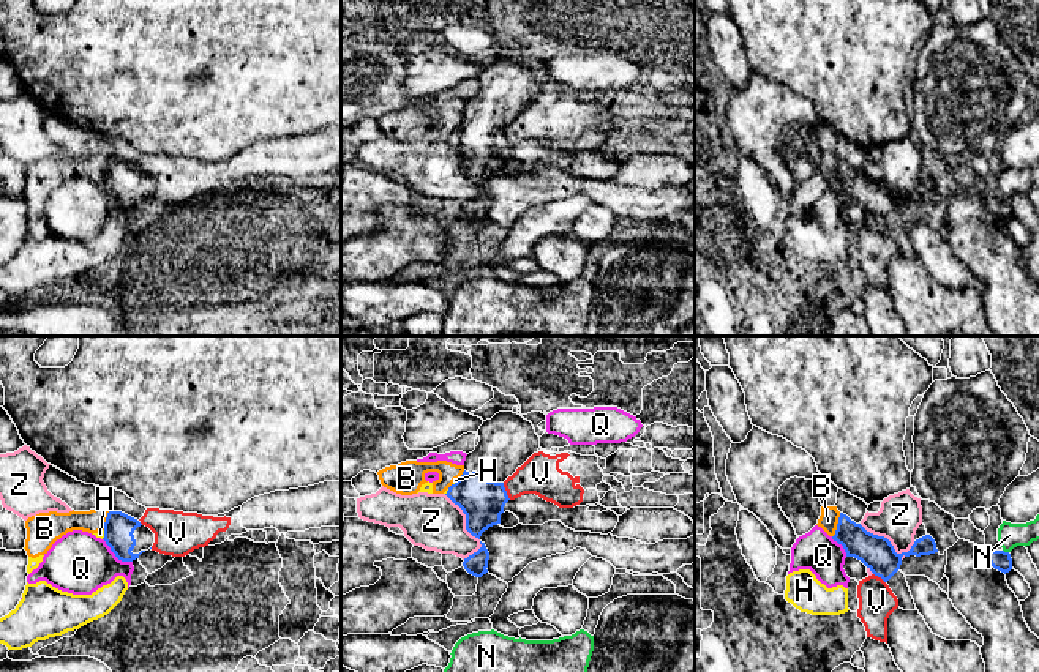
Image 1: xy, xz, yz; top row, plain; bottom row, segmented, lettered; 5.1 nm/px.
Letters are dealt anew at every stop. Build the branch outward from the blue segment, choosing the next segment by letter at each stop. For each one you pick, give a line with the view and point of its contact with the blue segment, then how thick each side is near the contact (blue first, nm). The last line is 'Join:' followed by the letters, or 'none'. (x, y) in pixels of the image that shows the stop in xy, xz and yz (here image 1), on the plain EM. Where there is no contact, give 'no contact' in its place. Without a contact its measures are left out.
Join: none

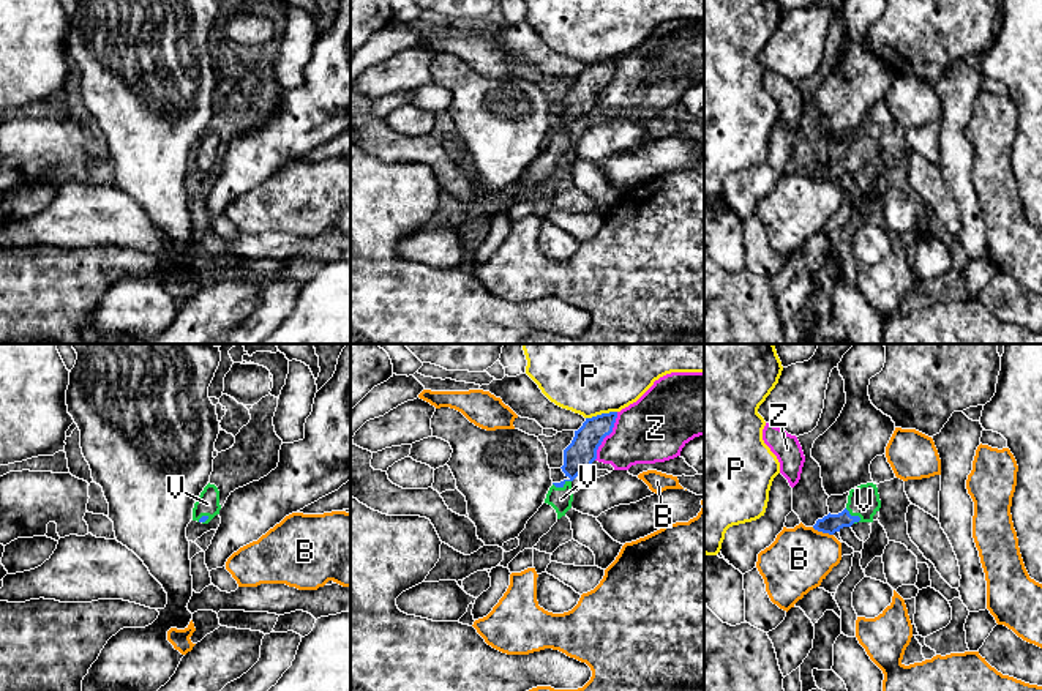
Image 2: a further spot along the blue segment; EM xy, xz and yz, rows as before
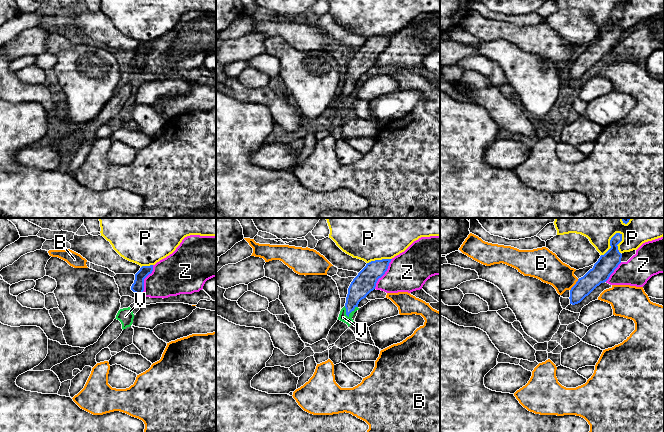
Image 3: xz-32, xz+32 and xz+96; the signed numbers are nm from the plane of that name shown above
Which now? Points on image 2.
V: yz (853, 163) | 100/160 nm
Join: V

